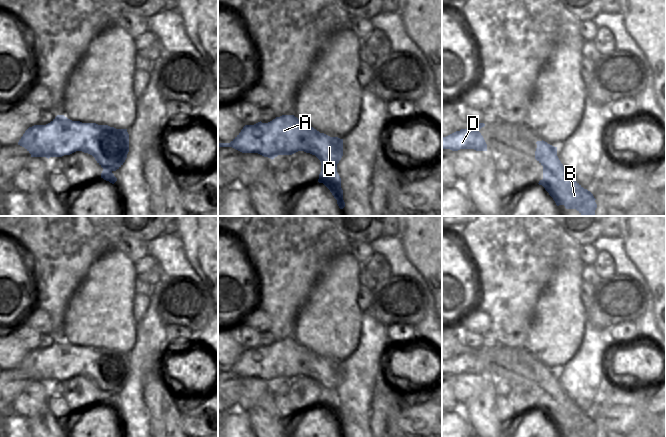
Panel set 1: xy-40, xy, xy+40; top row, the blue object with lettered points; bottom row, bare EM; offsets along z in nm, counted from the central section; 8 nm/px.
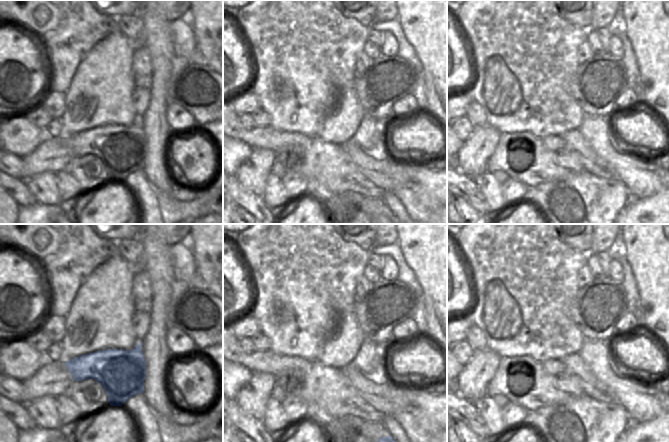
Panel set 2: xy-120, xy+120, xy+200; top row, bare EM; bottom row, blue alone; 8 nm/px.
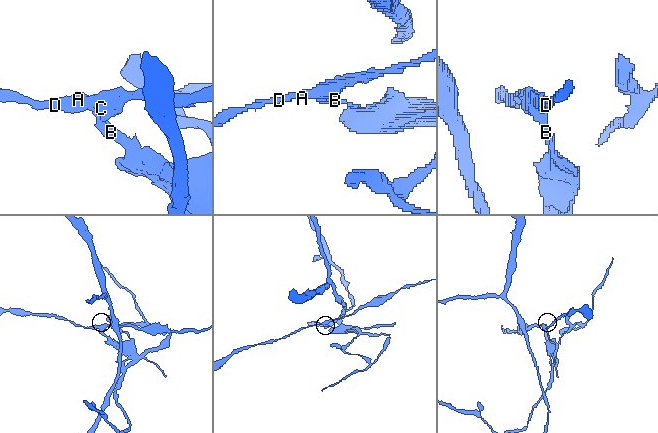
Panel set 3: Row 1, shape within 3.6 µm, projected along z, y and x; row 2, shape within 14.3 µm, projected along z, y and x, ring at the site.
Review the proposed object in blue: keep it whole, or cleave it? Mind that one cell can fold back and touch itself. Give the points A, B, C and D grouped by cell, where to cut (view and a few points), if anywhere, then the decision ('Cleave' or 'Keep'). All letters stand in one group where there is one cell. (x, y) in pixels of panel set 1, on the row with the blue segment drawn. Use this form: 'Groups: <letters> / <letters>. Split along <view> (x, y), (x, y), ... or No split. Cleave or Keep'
Groups: A C D / B. Split along xy (315, 155), (318, 155), (328, 164), (336, 165). Cleave

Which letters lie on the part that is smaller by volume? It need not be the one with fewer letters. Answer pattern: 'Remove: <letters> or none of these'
Remove: A, C, D

